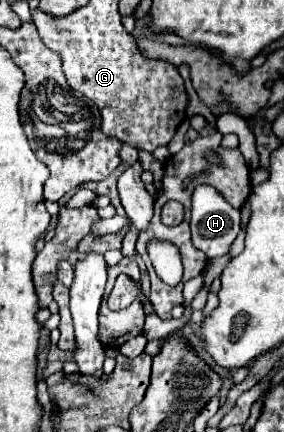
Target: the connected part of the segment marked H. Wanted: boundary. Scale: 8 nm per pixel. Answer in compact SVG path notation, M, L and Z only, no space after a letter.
M196 186L194 194L192 194L192 220L190 220L190 228L192 228L192 242L196 248L200 248L210 260L218 258L218 256L226 256L230 252L232 242L236 240L238 232L240 232L240 210L232 208L220 194L216 188L212 186Z

